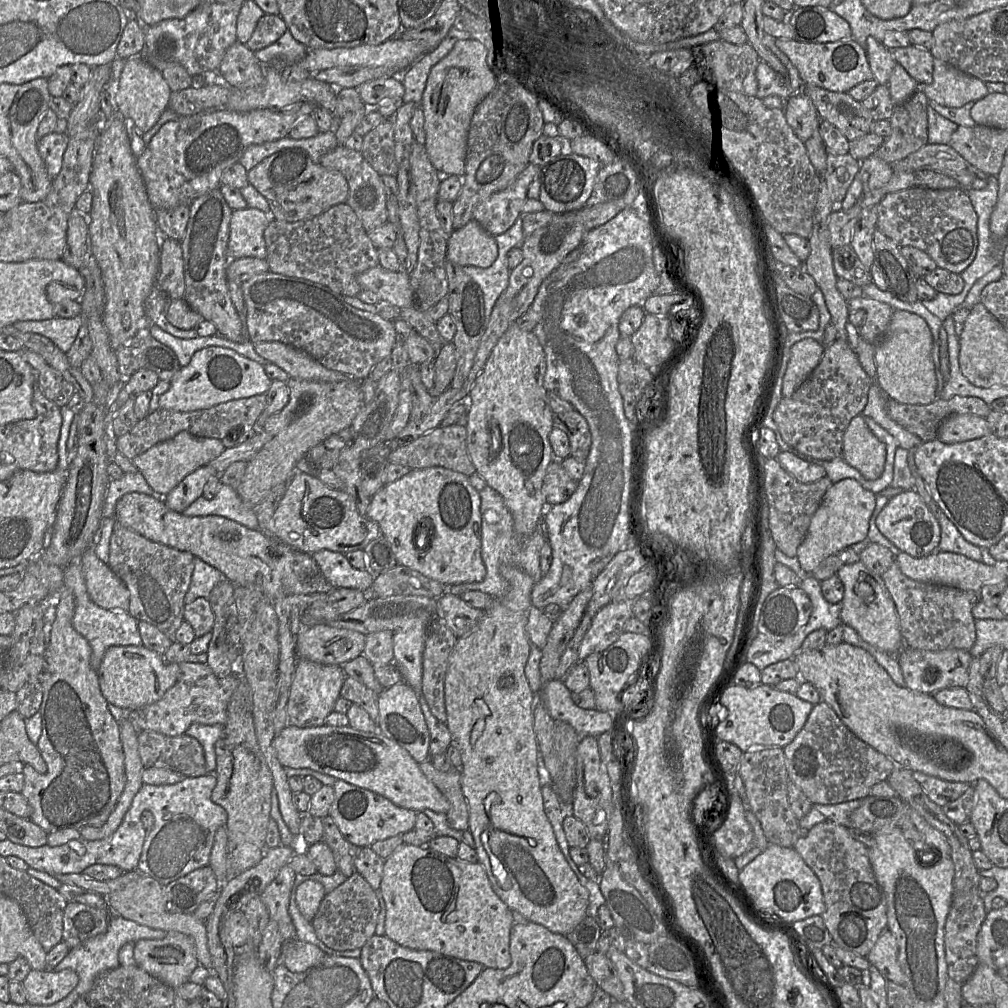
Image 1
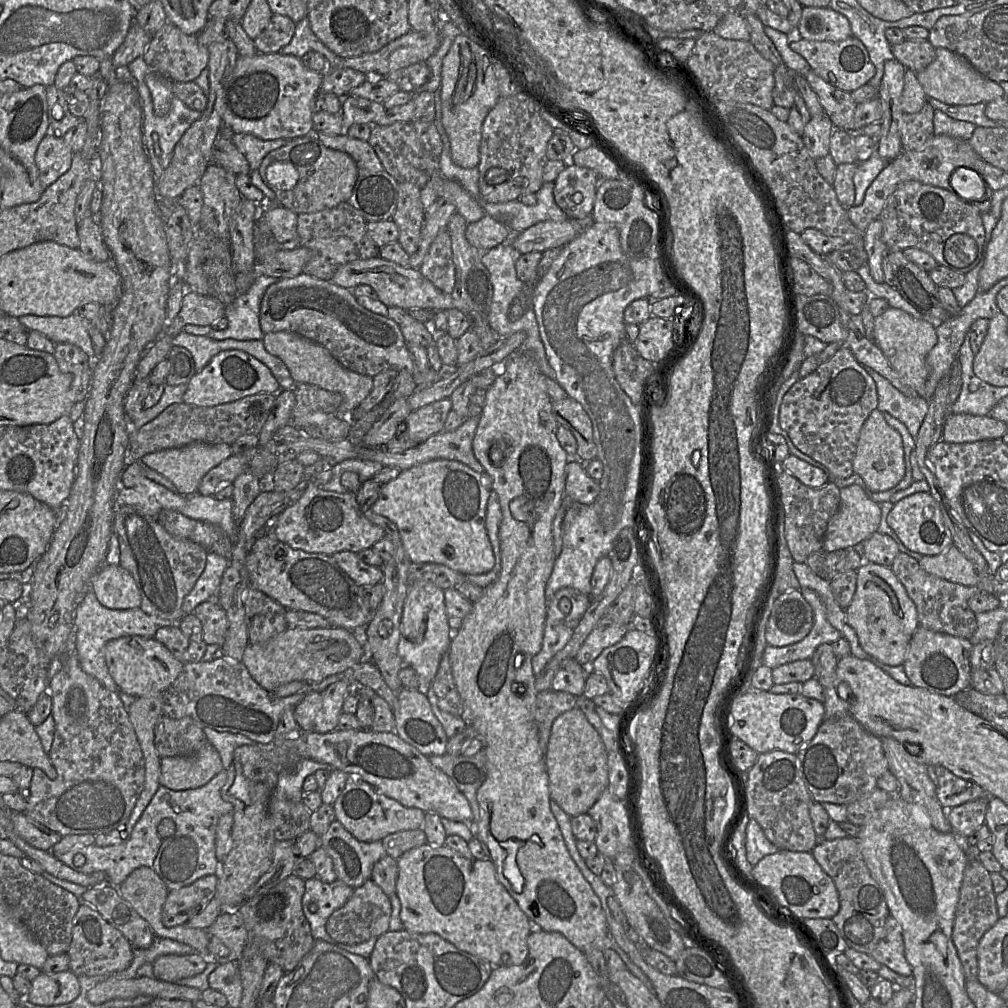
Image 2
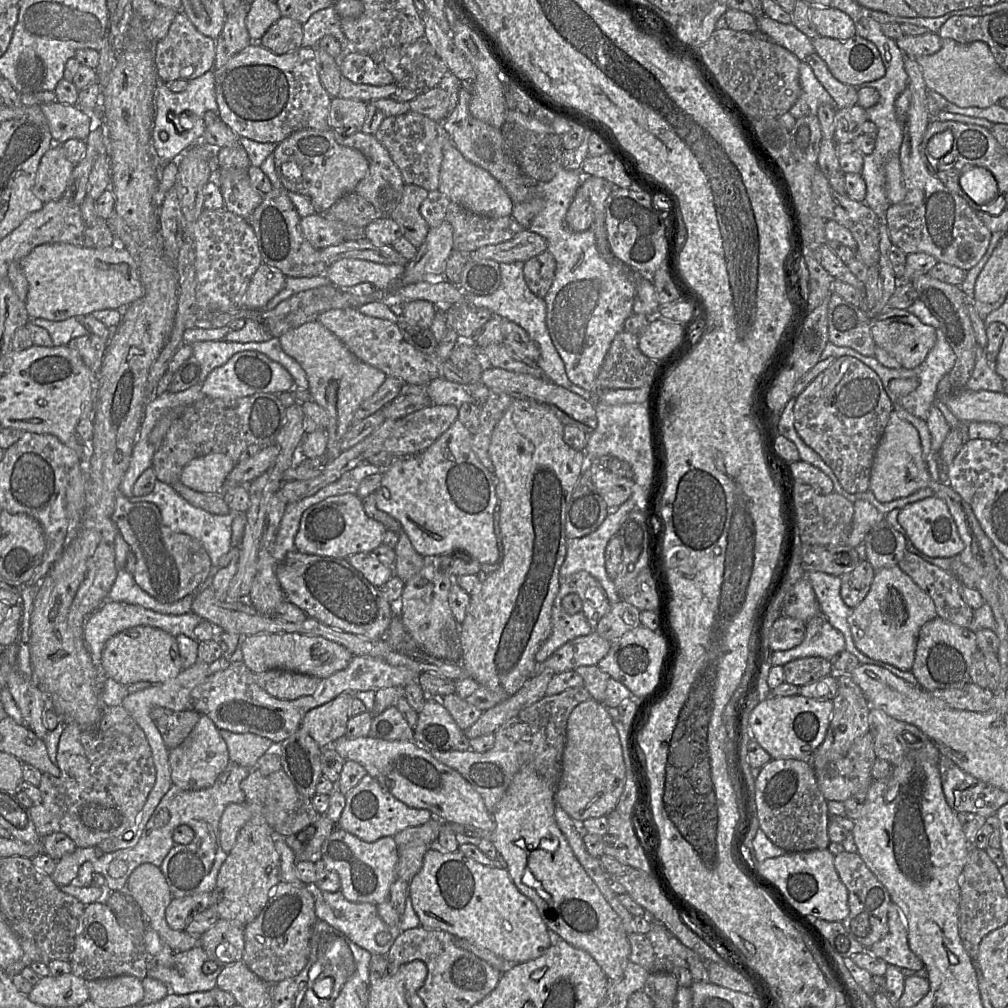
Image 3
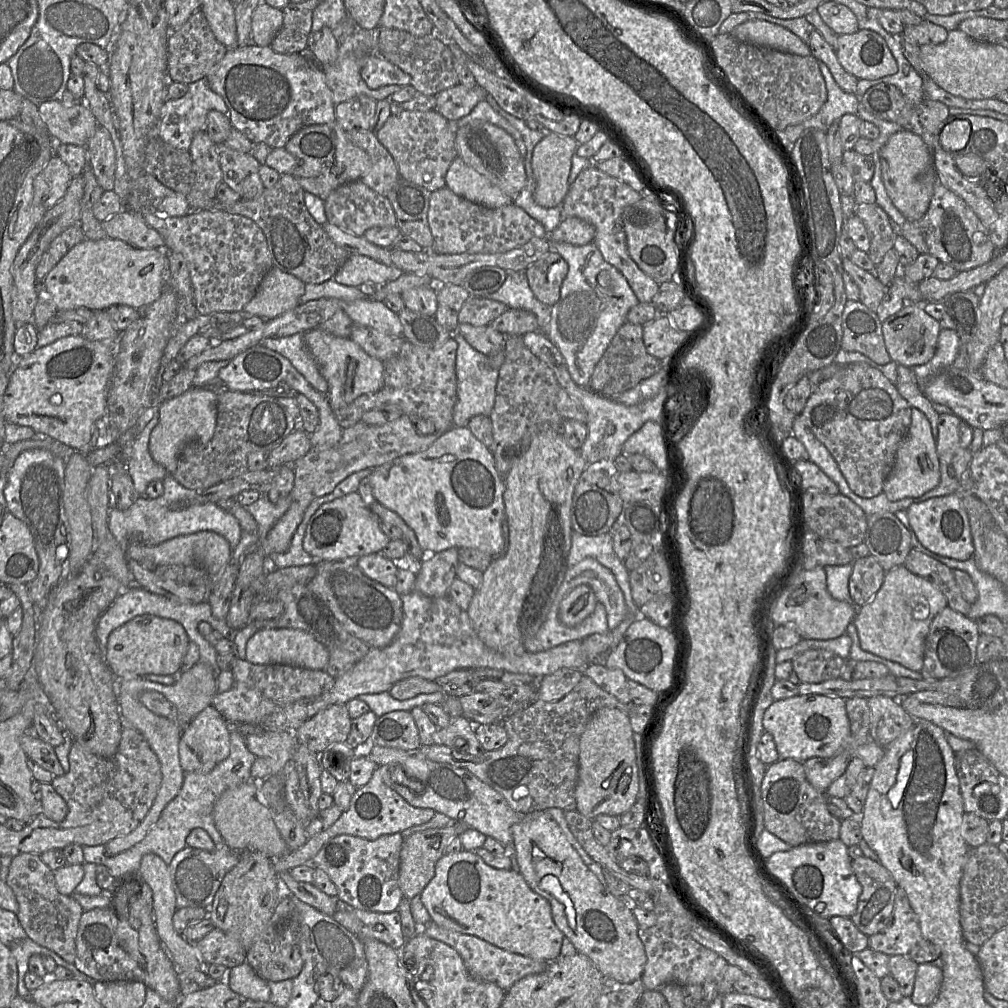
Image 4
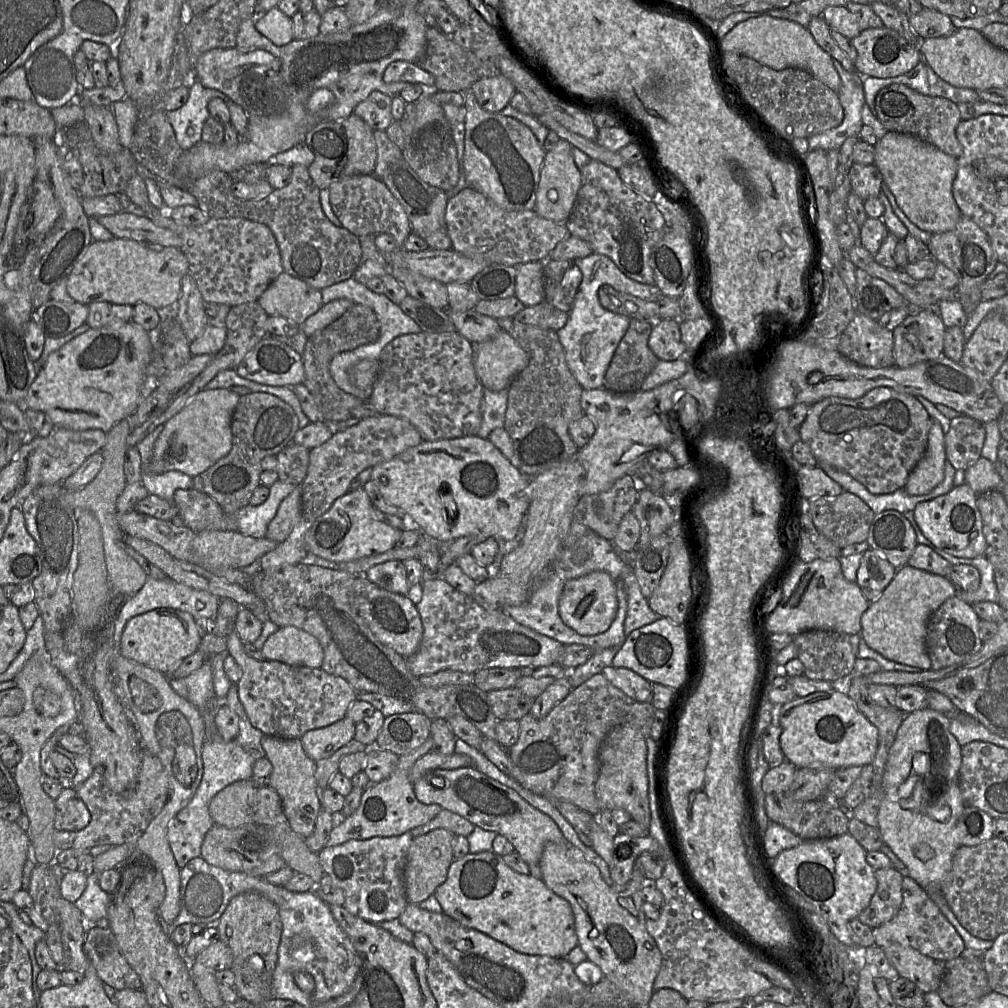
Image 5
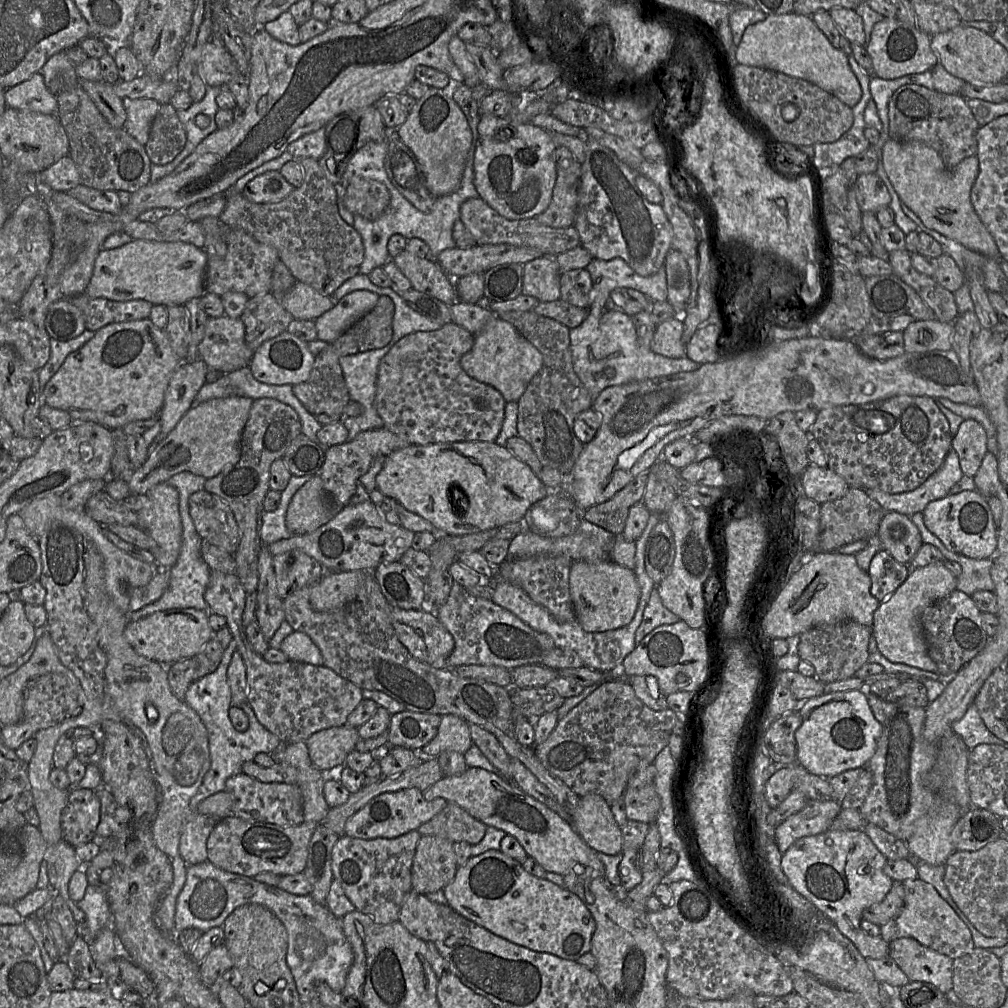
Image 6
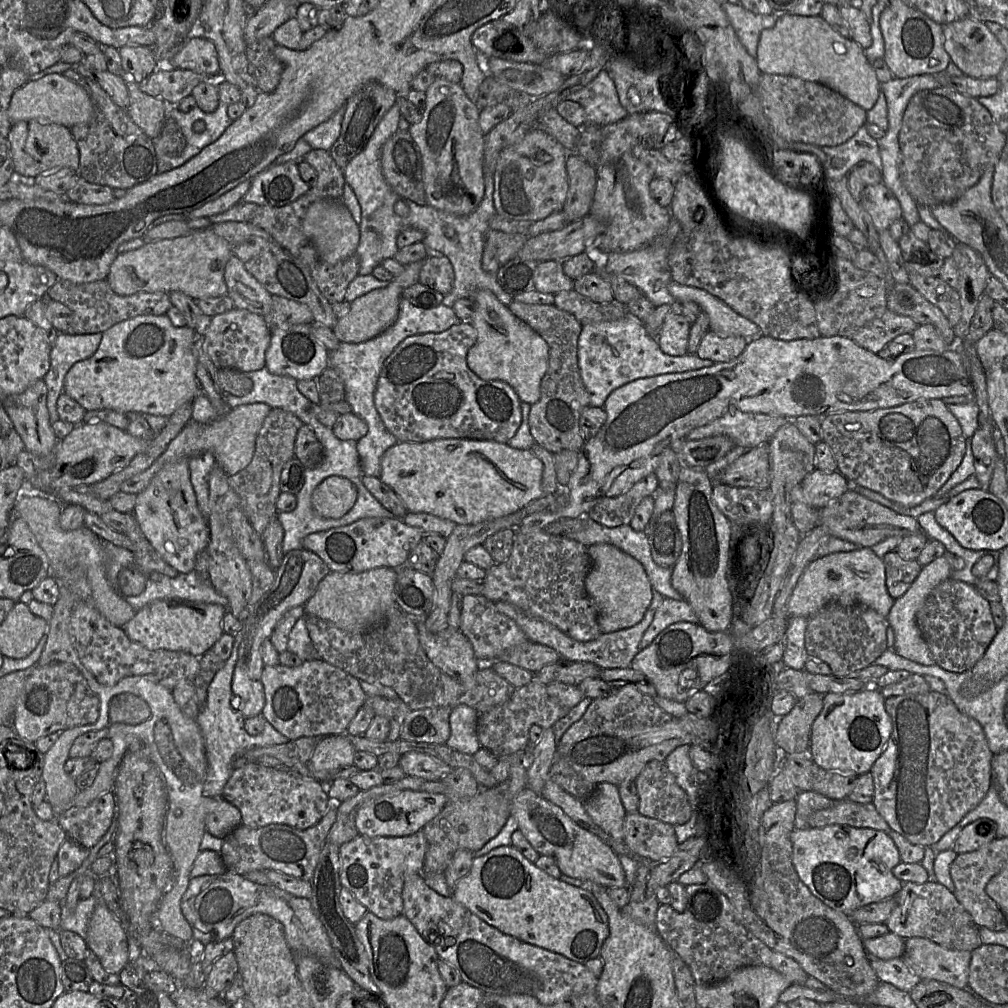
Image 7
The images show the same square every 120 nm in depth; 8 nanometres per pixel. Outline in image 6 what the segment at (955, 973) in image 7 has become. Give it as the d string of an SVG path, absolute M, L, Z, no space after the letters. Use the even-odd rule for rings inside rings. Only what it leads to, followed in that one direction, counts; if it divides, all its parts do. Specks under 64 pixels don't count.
M907 937L889 943L889 957L910 981L930 983L944 994L952 990L954 960L949 956Z

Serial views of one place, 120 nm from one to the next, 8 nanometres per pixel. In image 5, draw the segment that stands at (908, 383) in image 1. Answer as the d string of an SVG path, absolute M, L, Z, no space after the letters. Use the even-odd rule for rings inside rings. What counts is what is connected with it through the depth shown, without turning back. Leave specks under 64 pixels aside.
M912 309L905 320L892 330L894 337L893 355L895 365L907 368L919 362L943 355L945 327L940 315L928 309Z

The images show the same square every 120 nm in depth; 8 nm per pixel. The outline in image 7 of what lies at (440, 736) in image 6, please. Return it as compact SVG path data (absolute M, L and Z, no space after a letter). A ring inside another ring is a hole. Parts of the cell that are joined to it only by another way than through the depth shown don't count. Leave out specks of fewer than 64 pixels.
M465 704L453 708L449 718L451 734L445 745L473 756L481 749L477 736L478 717L478 712Z

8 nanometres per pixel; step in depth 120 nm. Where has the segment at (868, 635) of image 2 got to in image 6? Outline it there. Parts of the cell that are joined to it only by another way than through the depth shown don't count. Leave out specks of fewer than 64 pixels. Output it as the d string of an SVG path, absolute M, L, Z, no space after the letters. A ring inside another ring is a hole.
M944 562L912 569L904 583L882 601L874 613L871 631L878 651L893 663L938 672L935 662L928 655L921 616L929 606L949 595L956 587L957 578L945 567Z

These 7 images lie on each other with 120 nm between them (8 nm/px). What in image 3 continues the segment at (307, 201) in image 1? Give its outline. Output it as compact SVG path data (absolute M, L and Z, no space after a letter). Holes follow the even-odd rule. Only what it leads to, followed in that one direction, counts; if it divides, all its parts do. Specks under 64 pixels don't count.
M332 128L299 130L280 142L273 152L282 187L307 197L317 214L326 212L344 195L353 192L369 169L367 158L356 149L338 144L334 133Z

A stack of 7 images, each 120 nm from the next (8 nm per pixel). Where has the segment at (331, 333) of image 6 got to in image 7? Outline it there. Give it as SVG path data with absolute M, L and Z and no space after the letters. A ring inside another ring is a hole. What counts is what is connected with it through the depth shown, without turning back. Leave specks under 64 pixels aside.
M418 260L404 265L404 270L395 276L389 285L374 289L350 302L349 313L338 319L331 329L341 343L361 343L374 338L391 327L397 320L400 310L400 299L403 291L416 284L424 260Z

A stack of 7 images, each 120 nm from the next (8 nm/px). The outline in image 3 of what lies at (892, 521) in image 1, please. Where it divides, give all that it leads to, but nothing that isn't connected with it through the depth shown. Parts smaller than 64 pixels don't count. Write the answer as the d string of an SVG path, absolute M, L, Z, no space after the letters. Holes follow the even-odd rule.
M936 496L906 505L900 509L897 520L905 529L913 545L927 556L936 558L955 557L964 549L964 543L959 536L956 523L947 504Z

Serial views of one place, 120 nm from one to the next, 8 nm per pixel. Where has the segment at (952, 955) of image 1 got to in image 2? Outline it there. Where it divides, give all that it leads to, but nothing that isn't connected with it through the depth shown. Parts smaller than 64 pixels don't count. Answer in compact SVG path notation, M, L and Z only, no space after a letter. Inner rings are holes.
M974 848L974 855L970 857L969 862L964 871L964 877L962 880L962 886L960 889L959 901L955 911L955 919L952 930L952 940L956 947L958 957L961 961L963 972L966 980L976 979L978 974L978 960L977 960L977 947L982 936L995 923L999 920L996 904L996 894L993 890L992 880L990 878L990 872L983 866L983 864L977 859L977 854L980 851L976 851Z

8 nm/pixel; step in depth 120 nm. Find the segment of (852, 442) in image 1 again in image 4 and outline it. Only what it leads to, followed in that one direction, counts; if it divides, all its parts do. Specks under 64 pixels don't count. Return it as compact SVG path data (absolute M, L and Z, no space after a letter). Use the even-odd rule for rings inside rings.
M912 408L911 424L897 450L894 466L883 485L882 493L890 501L896 502L904 498L918 498L939 485L940 460L936 445L930 421L922 411Z

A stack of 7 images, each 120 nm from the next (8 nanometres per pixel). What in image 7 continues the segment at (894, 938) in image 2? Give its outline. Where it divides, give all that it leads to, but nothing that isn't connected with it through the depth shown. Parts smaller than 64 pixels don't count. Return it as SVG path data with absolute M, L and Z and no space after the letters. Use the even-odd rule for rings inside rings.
M936 881L919 884L904 882L894 896L894 908L885 921L889 932L904 939L922 937L947 949L973 951L982 945L978 925L957 900L954 893Z

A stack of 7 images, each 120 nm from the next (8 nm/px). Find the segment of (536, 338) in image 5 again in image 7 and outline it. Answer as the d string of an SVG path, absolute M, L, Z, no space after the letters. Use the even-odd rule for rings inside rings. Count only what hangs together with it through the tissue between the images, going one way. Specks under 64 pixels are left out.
M511 302L509 311L525 322L548 344L548 368L541 380L540 398L531 405L528 425L534 441L552 454L563 450L580 452L586 440L583 438L579 419L581 413L590 406L589 393L581 378L578 366L578 338L582 325L570 313L554 305L525 304Z

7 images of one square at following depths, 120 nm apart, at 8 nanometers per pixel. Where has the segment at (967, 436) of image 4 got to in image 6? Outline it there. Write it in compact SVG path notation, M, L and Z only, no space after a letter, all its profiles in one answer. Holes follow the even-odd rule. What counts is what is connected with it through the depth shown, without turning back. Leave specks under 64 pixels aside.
M965 419L952 438L951 449L958 455L963 474L974 477L988 452L985 429L979 422Z

